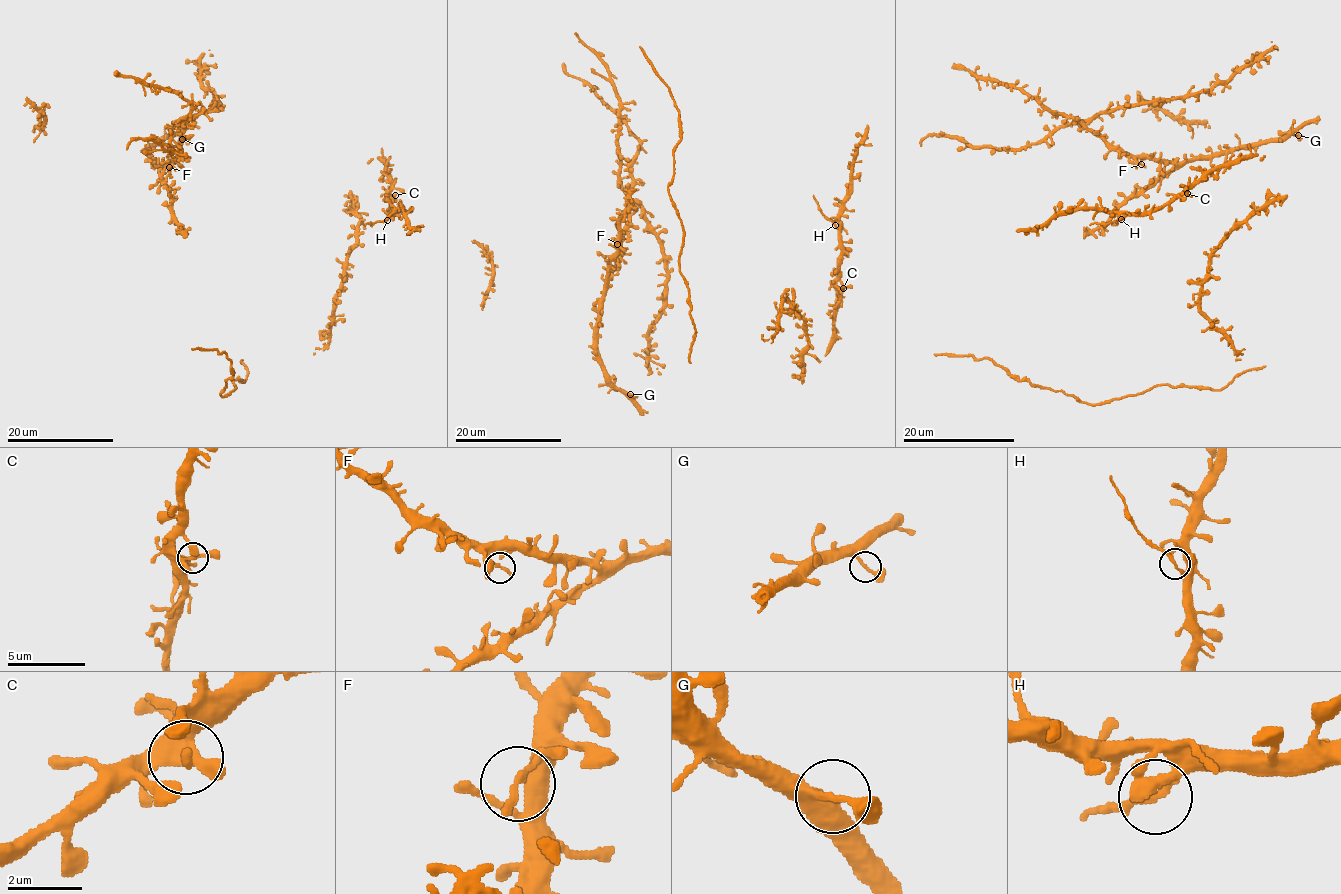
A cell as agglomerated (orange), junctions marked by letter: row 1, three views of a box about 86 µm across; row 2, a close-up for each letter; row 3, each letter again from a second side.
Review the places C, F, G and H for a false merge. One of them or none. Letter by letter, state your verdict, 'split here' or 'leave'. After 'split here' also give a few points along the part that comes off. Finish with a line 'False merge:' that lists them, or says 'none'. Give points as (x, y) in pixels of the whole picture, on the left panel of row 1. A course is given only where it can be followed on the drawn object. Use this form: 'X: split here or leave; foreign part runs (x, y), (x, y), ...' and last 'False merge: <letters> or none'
C: leave
F: leave
G: leave
H: split here; foreign part runs (387, 220), (365, 225)
False merge: H

